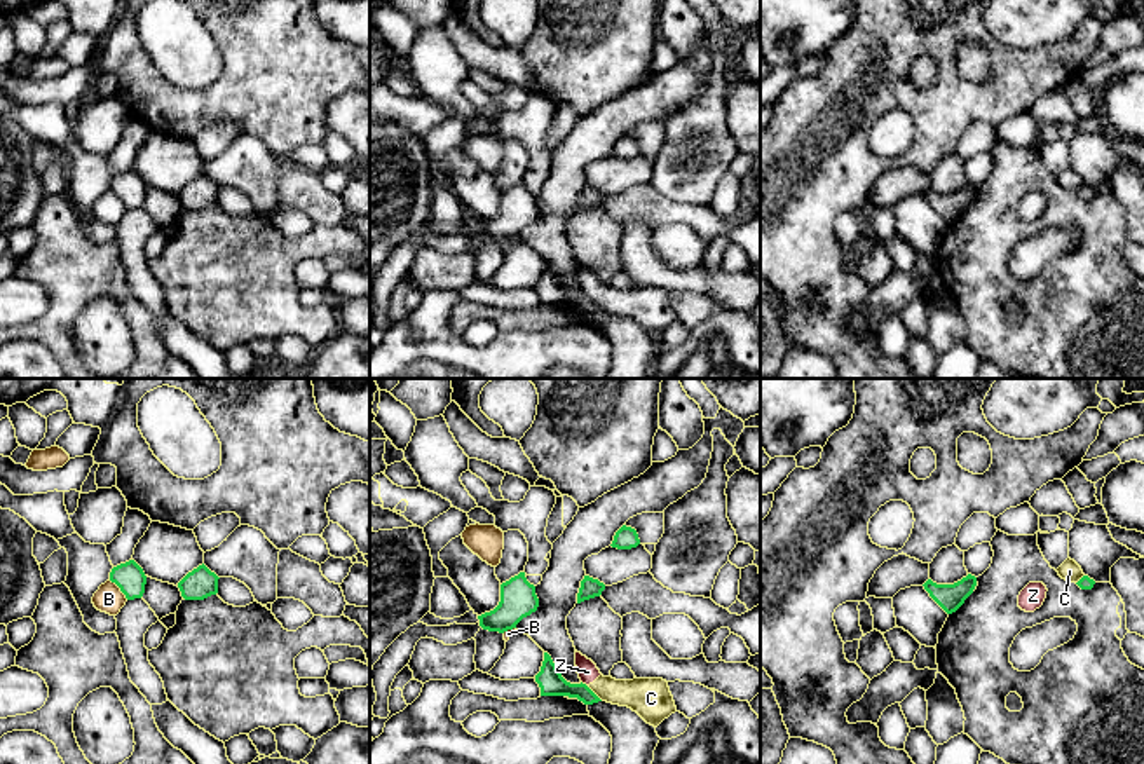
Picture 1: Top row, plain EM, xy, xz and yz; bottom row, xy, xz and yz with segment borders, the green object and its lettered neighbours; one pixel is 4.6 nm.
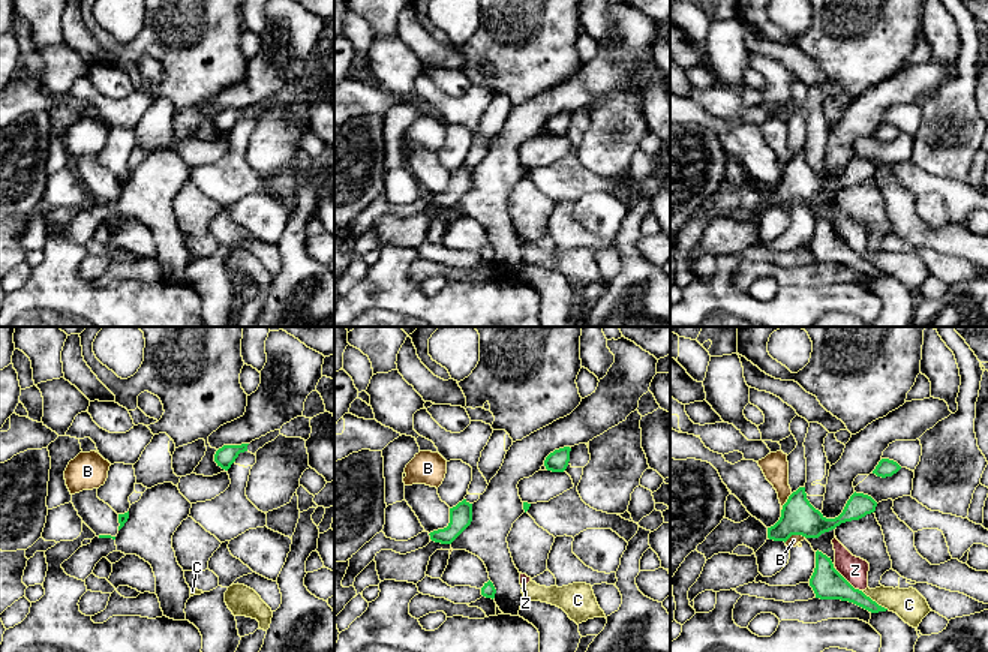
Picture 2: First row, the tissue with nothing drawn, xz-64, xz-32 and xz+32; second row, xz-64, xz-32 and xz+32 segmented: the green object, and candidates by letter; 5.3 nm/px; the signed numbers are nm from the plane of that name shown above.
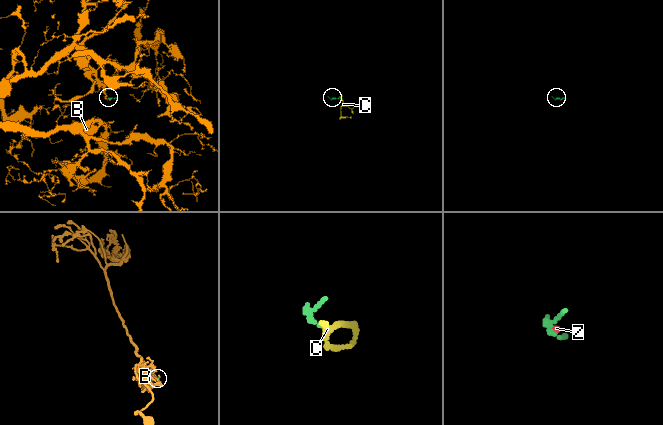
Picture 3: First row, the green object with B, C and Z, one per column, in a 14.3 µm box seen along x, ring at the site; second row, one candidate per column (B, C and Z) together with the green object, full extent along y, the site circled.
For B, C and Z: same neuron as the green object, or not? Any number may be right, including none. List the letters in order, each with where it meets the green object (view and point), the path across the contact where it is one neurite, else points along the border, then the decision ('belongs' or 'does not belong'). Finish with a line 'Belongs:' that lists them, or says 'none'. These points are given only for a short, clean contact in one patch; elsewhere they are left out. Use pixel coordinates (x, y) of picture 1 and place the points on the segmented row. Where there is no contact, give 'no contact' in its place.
B: xy (119, 586) | along xy (108, 579), (128, 599) | does not belong
C: xz (593, 693) | along xz (586, 686), (602, 700) | does not belong
Z: xz (585, 684) | along xz (581, 681), (586, 686) | does not belong
Belongs: none

